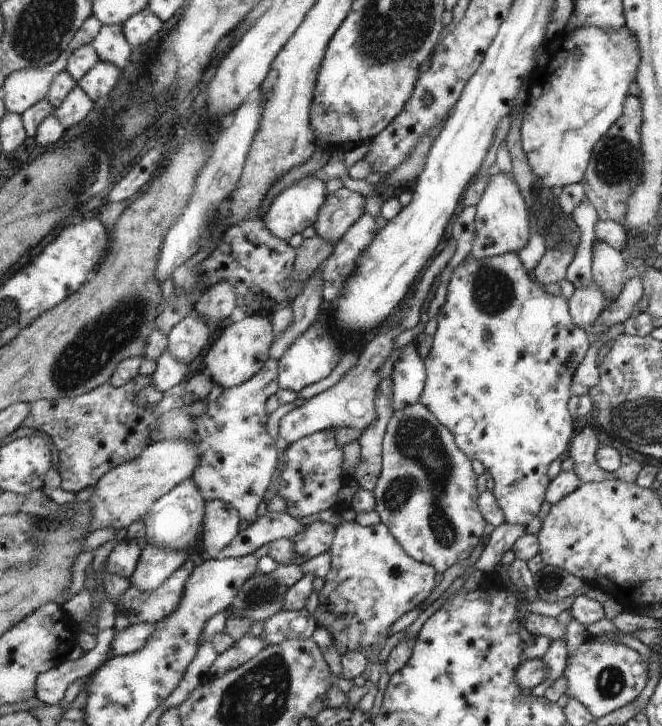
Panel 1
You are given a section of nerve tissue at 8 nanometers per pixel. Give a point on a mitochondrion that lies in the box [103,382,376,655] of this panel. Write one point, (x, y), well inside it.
(262, 595)

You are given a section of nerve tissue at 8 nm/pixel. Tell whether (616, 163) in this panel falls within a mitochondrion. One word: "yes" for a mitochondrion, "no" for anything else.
yes

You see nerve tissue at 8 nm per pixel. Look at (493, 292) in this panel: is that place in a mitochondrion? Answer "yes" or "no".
yes

